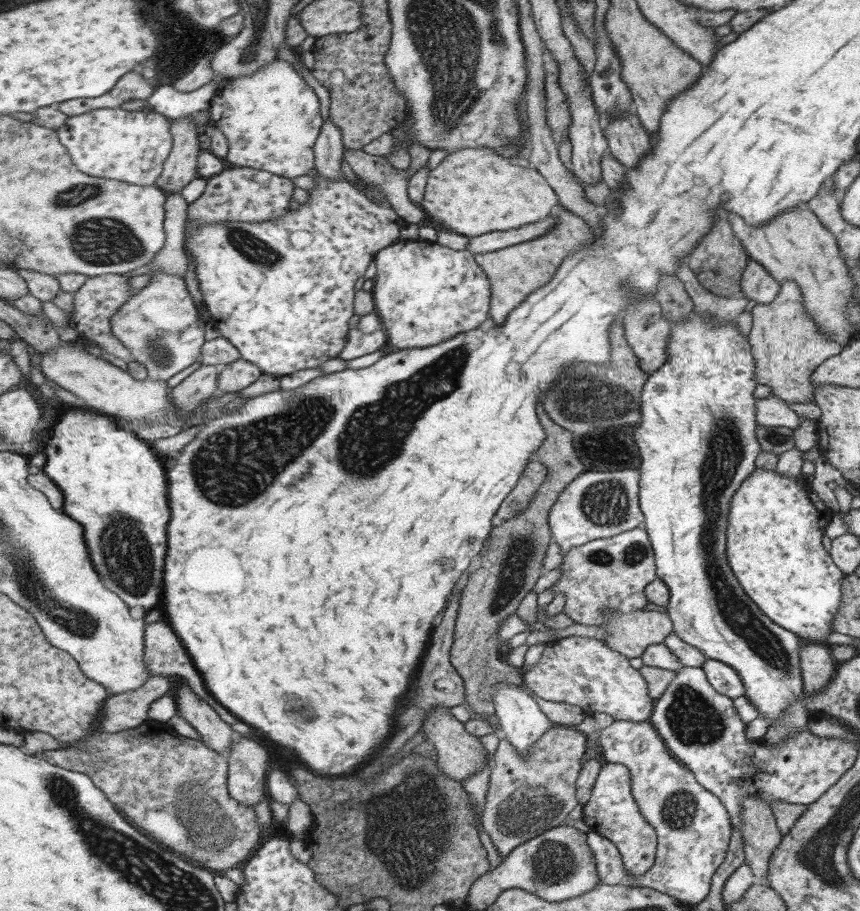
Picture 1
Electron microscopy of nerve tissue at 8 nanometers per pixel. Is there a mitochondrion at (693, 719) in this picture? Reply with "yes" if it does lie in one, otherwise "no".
yes

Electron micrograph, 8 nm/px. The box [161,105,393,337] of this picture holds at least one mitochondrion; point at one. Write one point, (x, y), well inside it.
(253, 250)

